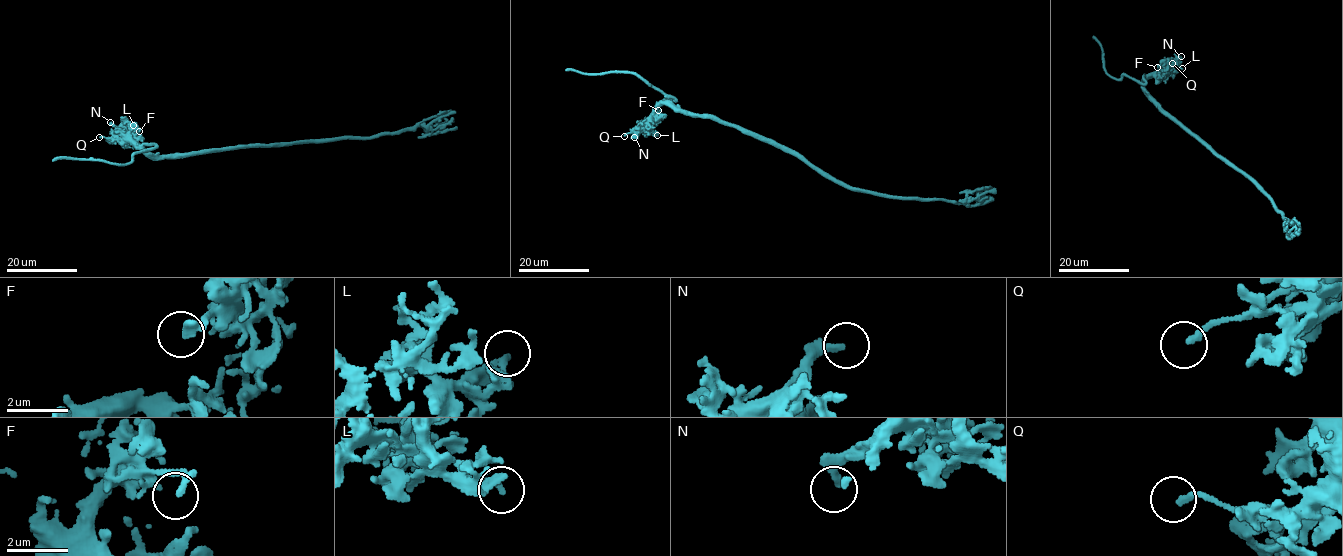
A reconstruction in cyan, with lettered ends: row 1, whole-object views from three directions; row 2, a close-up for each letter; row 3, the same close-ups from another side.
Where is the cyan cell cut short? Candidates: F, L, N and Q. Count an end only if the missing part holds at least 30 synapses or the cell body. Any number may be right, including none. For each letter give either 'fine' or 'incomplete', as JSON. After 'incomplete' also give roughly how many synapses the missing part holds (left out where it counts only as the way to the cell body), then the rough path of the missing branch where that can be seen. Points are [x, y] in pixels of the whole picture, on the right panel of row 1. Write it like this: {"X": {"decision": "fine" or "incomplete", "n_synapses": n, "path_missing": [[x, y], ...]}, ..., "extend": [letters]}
{"F": {"decision": "fine"}, "L": {"decision": "fine"}, "N": {"decision": "fine"}, "Q": {"decision": "fine"}, "extend": []}

